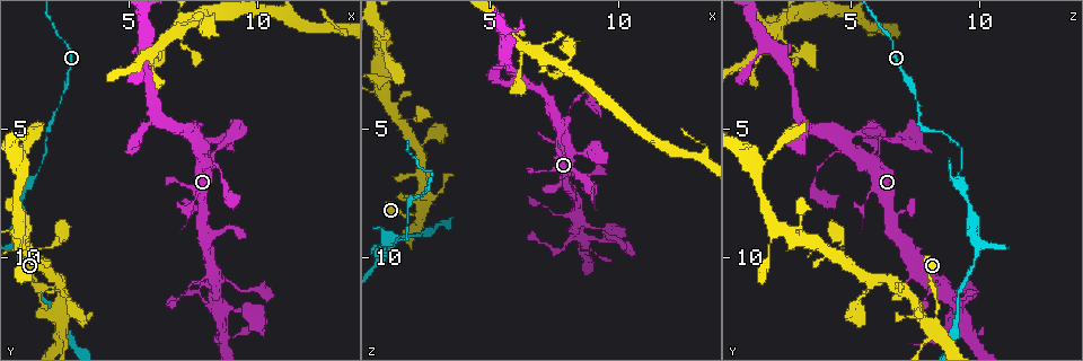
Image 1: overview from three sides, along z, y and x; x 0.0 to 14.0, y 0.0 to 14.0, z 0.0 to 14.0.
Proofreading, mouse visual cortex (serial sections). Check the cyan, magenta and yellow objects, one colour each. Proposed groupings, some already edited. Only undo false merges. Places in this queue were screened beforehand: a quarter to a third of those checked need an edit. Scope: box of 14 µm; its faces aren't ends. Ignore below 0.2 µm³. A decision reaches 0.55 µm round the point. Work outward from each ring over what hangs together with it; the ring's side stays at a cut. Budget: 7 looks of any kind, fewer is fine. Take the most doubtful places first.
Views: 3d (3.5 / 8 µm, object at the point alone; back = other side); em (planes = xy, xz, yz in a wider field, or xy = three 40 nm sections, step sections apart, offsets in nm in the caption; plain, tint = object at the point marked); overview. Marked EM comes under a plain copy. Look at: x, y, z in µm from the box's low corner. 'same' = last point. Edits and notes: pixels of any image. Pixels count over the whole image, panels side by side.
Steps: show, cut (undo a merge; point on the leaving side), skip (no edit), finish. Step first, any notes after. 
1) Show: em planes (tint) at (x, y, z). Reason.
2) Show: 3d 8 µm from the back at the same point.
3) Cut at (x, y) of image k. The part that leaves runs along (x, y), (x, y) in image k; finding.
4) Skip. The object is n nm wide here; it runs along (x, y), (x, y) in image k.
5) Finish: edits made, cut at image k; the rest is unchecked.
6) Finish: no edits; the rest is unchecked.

Show: 3d 3.5 µm at (1.8, 4.9, 7.7). Sharp bend.

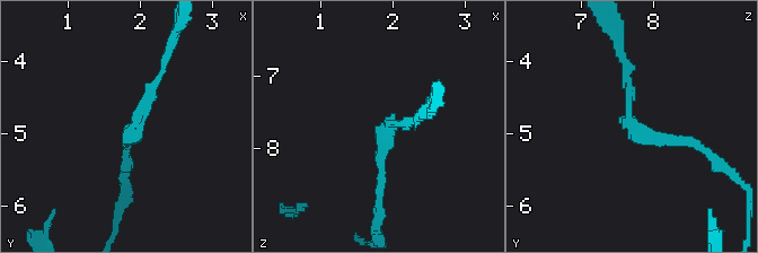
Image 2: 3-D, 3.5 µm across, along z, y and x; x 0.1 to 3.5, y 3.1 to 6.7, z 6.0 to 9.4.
Show: em xy step 3 (tint) at (1.90, 4.95, 7.85). Shape alone is not enough.

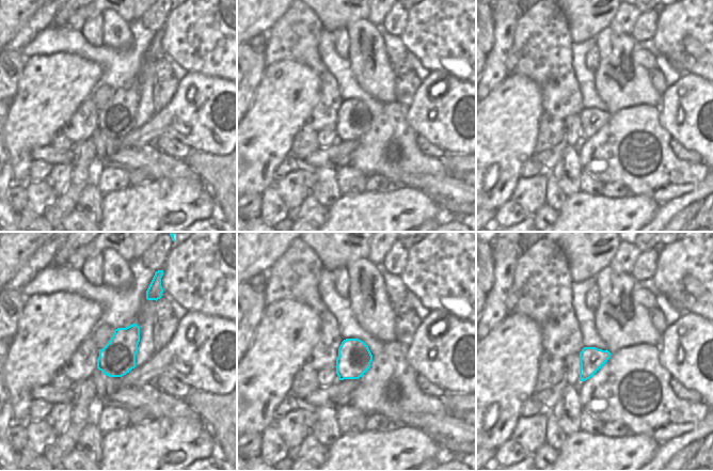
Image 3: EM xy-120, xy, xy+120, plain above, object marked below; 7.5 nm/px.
Skip. It runs along (625, 69), (628, 118), (643, 134), (710, 151) in image 2; one cell here.

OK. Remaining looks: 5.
Show: 3d 3.5 µm at (7.7, 5.3, 4.9). Abrupt turn.

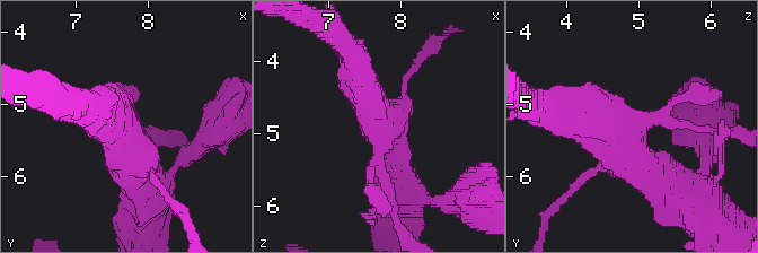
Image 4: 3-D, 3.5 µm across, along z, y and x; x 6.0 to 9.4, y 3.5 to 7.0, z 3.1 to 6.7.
Show: em xy step 3 (tint) at (7.75, 5.40, 4.95).

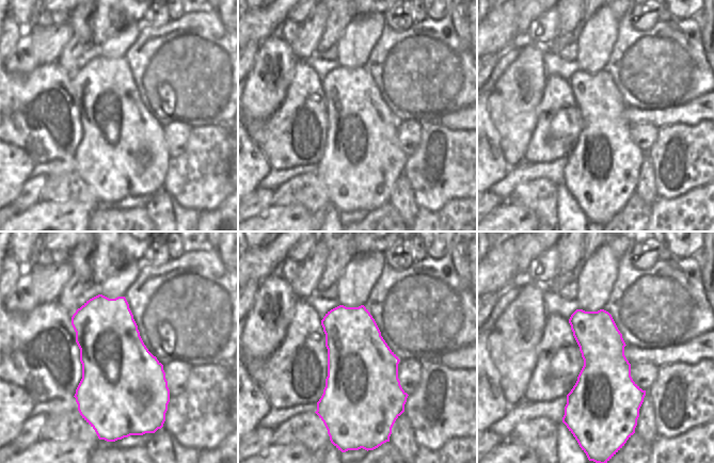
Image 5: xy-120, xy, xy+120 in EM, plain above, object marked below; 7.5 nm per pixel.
Show: em planes (tint) at the same point.

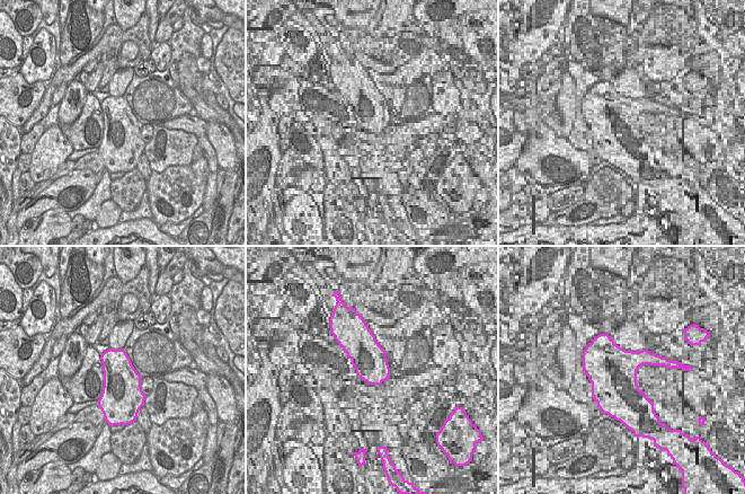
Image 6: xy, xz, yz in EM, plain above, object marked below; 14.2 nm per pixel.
Skip. It runs along (675, 199), (605, 127), (567, 116) in image 4; one cell here.

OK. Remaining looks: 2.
Show: 3d 3.5 µm at (1.8, 6.3, 9.4). Narrows sharply.

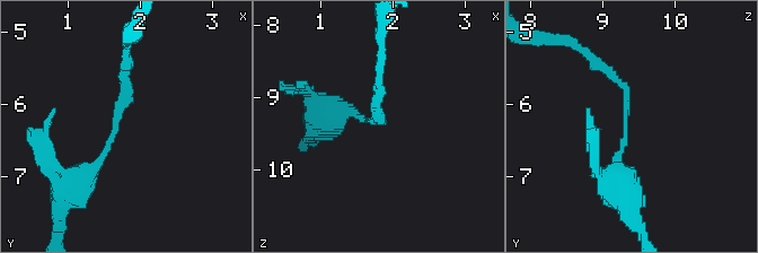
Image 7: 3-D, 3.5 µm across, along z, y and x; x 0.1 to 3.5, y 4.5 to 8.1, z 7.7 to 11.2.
Show: em xy step 1 (tint) at (1.70, 6.30, 9.35). The arms are 150, 250 nm wide.

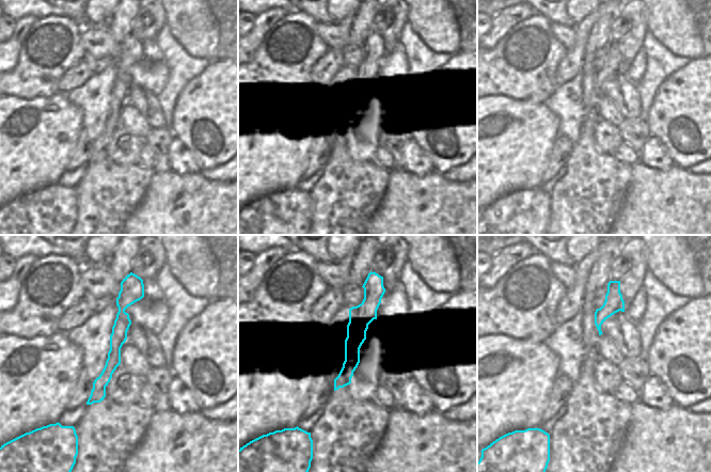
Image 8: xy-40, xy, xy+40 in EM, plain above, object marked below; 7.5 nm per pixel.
Skip. It runs along (126, 64), (119, 130), (73, 185) in image 7; all the same cell.

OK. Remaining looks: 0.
Finish: no edits; the rest is unchecked.

